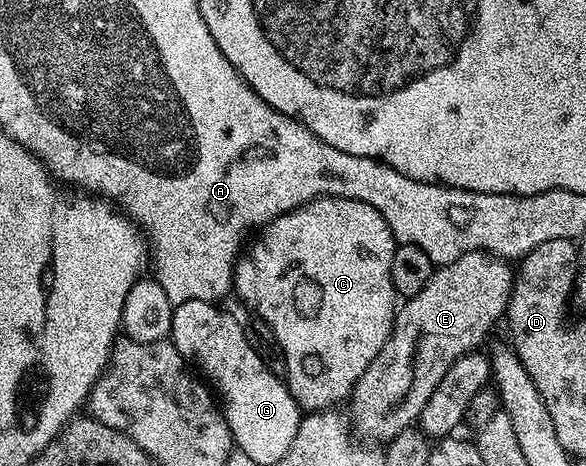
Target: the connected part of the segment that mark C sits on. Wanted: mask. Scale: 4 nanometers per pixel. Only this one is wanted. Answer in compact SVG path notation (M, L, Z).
M315 198L313 202L308 202L305 206L300 206L297 210L292 210L288 214L278 216L274 221L269 222L255 235L256 243L252 246L252 251L245 253L236 259L236 271L232 277L235 297L240 297L252 311L255 317L262 319L270 328L274 328L274 336L278 336L280 354L284 358L284 366L288 369L286 381L288 390L294 396L294 400L304 412L315 412L317 410L331 410L339 407L340 401L347 399L353 388L358 384L362 372L370 368L370 360L382 352L382 344L392 331L392 325L396 322L396 311L398 309L398 295L394 284L390 280L390 264L394 264L394 252L398 245L395 236L390 232L390 224L378 212L378 208L370 208L362 200L350 200L349 198Z

